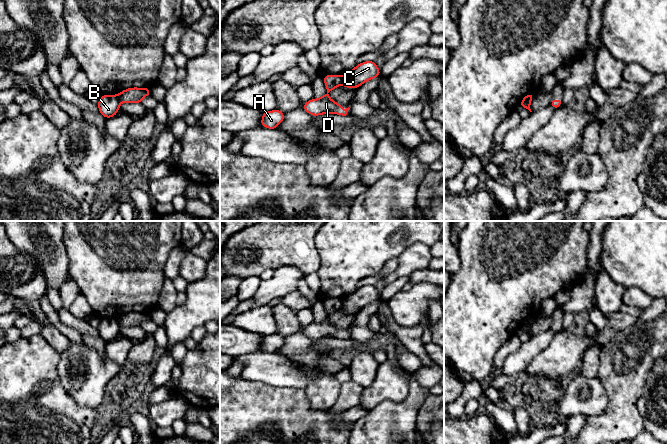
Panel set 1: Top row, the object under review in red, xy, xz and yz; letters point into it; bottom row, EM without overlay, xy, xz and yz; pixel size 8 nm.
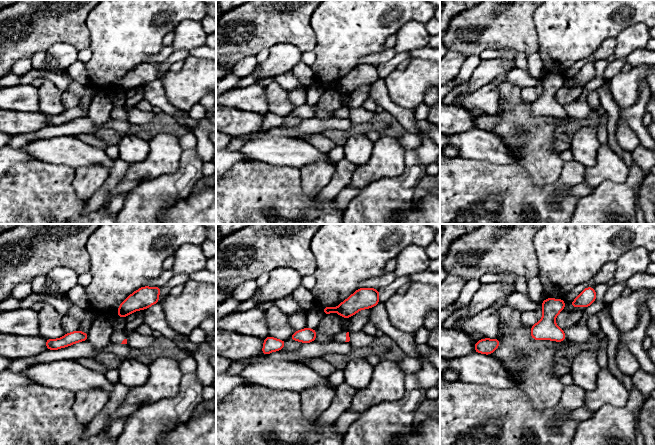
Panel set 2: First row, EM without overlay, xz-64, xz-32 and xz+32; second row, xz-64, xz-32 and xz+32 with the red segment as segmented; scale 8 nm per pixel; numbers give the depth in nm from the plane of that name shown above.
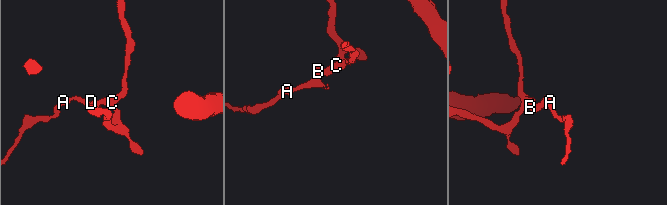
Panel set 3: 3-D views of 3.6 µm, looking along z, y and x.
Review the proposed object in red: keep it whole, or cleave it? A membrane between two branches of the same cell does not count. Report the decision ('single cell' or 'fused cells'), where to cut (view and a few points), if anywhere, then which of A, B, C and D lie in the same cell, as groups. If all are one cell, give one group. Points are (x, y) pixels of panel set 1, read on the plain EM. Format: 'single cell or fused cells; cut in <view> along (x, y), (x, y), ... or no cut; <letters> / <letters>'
fused cells; cut in xz along (344, 300), (341, 307); A B D / C

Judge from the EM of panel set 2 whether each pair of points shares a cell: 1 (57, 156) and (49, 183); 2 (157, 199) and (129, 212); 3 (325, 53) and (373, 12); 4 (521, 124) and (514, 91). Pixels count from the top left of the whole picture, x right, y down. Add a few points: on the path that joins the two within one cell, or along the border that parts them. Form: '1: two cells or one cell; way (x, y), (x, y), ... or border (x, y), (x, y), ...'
1: two cells; border (35, 159), (41, 162), (71, 166), (74, 169)
2: one cell; way (150, 199), (136, 211)
3: one cell; way (337, 41), (361, 17)
4: two cells; border (499, 99), (509, 108), (520, 100)

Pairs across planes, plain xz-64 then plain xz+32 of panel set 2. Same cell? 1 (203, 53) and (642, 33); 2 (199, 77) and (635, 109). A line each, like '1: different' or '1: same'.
1: different
2: different

